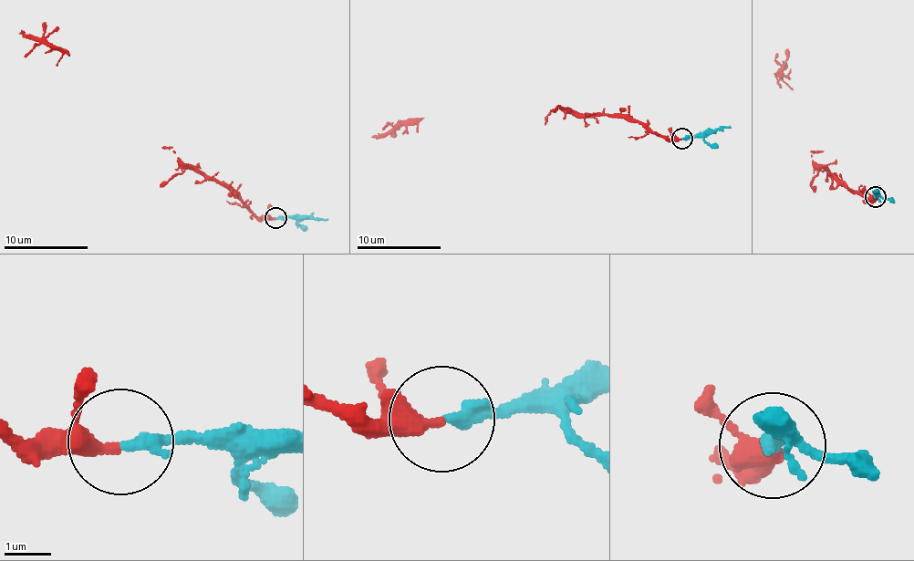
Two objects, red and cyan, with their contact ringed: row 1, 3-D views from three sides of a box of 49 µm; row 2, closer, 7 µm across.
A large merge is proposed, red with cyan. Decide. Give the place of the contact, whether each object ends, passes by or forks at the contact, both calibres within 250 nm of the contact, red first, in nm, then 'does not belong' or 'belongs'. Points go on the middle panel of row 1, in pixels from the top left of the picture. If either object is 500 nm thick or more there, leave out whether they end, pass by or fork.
at (681, 138); red ends there; cyan ends there; 320 nm thick on the red side, 300 nm on the other; belongs

